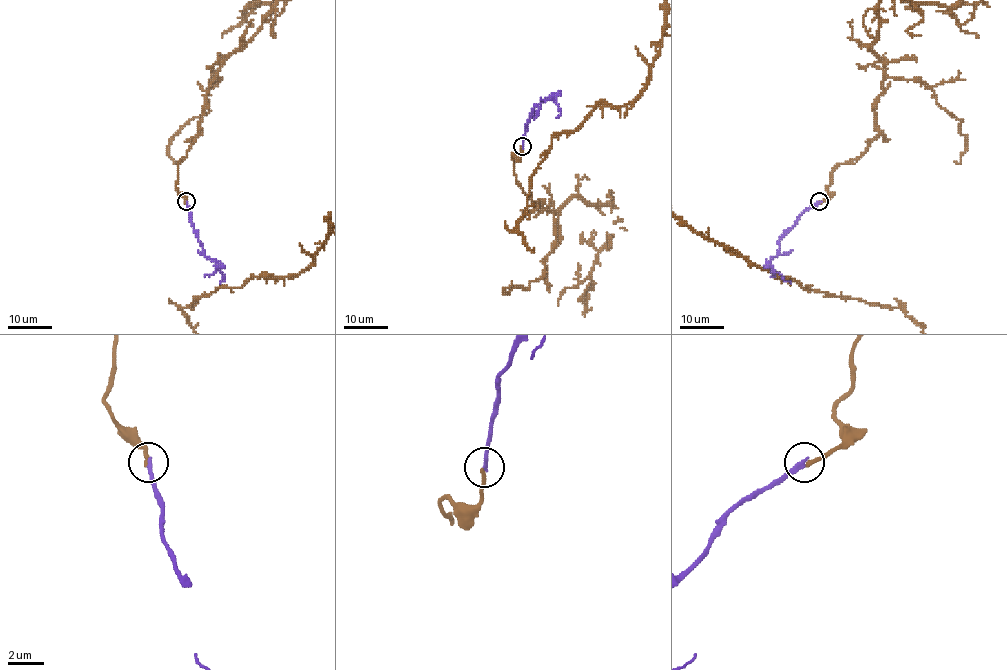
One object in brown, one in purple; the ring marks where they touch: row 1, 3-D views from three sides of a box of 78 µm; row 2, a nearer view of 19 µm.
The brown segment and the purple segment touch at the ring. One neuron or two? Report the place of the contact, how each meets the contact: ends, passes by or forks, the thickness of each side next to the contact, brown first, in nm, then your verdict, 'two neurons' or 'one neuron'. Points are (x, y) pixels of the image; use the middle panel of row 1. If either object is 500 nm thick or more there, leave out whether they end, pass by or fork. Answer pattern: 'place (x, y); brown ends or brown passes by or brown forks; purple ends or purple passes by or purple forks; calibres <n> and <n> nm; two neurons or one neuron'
place (522, 146); brown ends; purple ends; calibres 220 and 240 nm; one neuron

